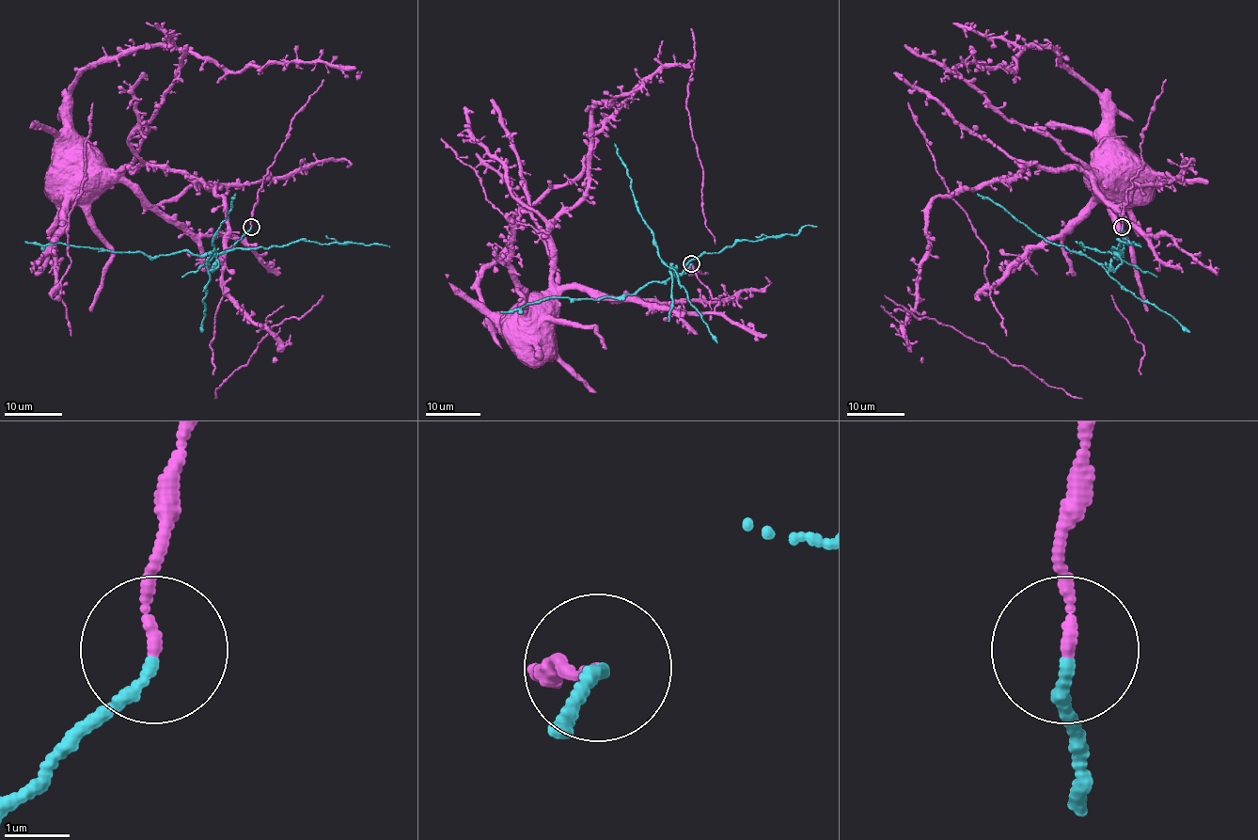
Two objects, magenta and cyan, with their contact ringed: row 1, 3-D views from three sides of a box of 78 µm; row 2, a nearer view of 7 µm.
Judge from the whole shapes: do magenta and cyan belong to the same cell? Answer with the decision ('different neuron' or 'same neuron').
different neuron

